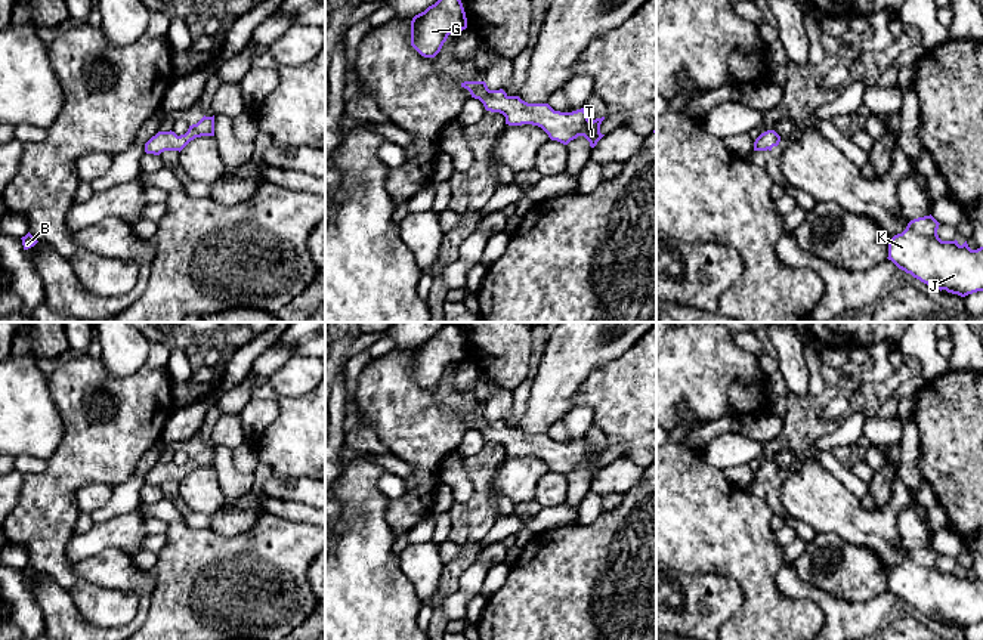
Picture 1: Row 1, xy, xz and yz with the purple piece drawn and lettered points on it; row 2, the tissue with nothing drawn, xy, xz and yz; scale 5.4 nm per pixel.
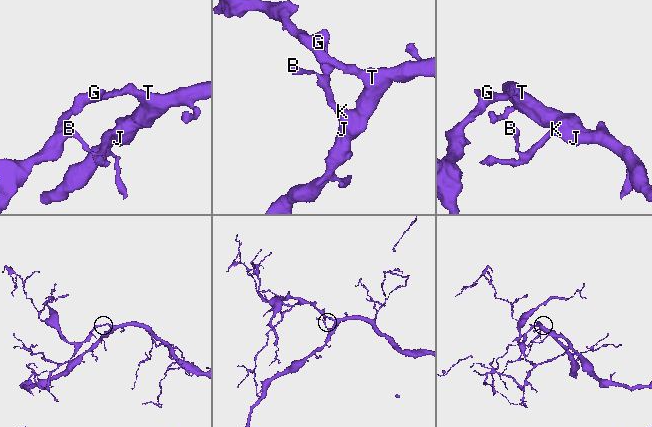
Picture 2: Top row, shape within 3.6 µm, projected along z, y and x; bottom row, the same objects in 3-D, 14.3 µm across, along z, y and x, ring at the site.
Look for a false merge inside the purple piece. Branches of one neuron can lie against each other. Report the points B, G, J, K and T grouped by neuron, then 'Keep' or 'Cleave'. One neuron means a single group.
Groups: B J K T / G. Cleave

